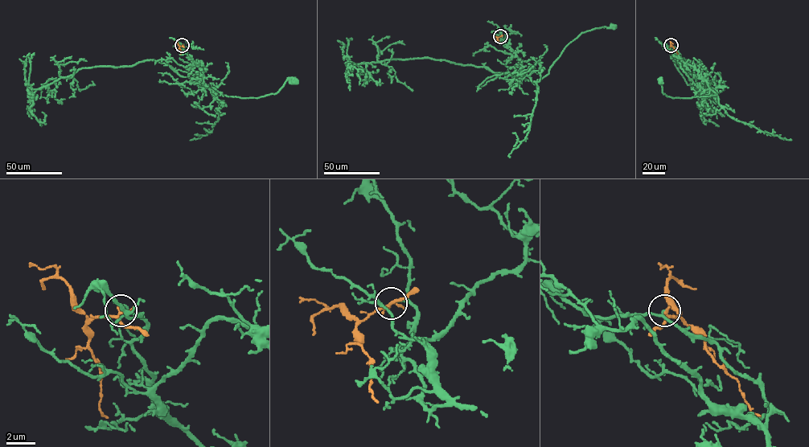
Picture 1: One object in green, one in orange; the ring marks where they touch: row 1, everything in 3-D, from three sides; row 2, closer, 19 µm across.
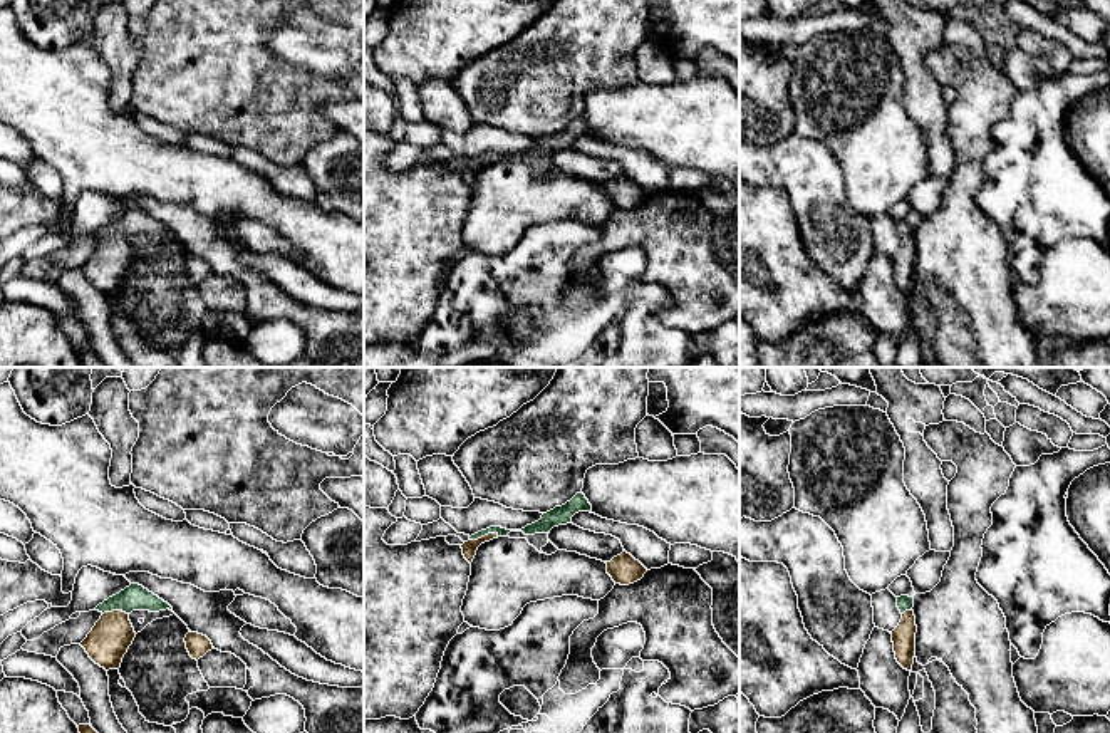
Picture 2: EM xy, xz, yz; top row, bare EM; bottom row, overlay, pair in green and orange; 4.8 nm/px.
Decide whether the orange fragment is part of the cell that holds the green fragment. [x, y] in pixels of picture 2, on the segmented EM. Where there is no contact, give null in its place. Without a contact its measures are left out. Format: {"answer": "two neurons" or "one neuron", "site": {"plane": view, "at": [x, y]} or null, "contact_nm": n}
{"answer": "two neurons", "site": {"plane": "xz", "at": [483, 535]}, "contact_nm": 150}

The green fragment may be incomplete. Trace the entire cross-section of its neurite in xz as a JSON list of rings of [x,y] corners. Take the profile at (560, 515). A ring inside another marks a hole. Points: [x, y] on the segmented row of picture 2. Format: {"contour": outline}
{"contour": [[[580,491],[577,493],[570,502],[567,502],[562,507],[555,507],[553,510],[542,515],[542,518],[532,525],[526,525],[521,530],[506,530],[501,527],[490,527],[486,530],[481,530],[469,537],[469,540],[478,540],[488,533],[496,533],[498,537],[508,537],[510,532],[523,532],[525,535],[535,535],[535,533],[550,533],[553,527],[567,525],[572,522],[572,517],[578,512],[590,512],[592,505],[585,498],[585,495]]]}

